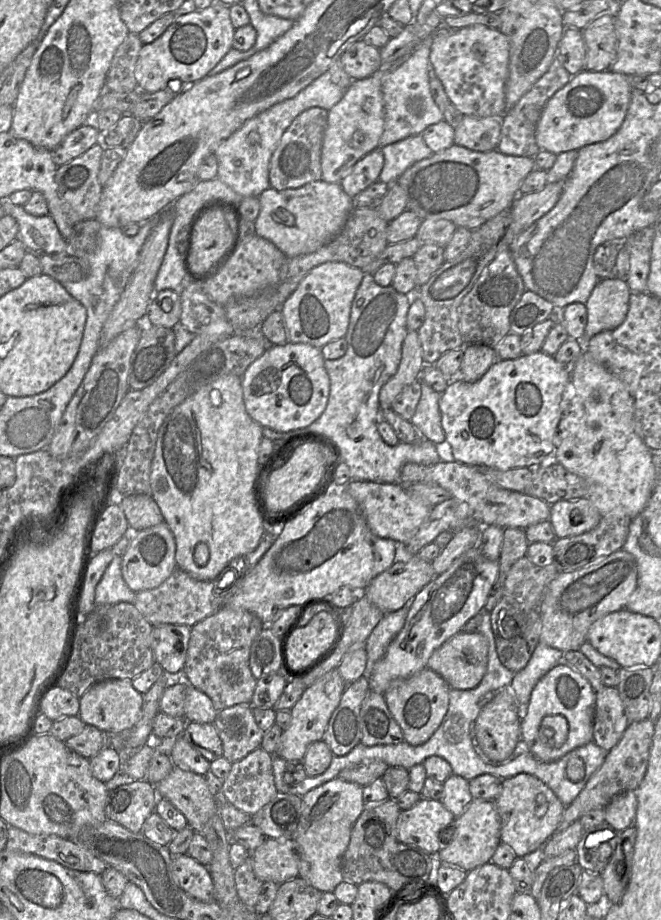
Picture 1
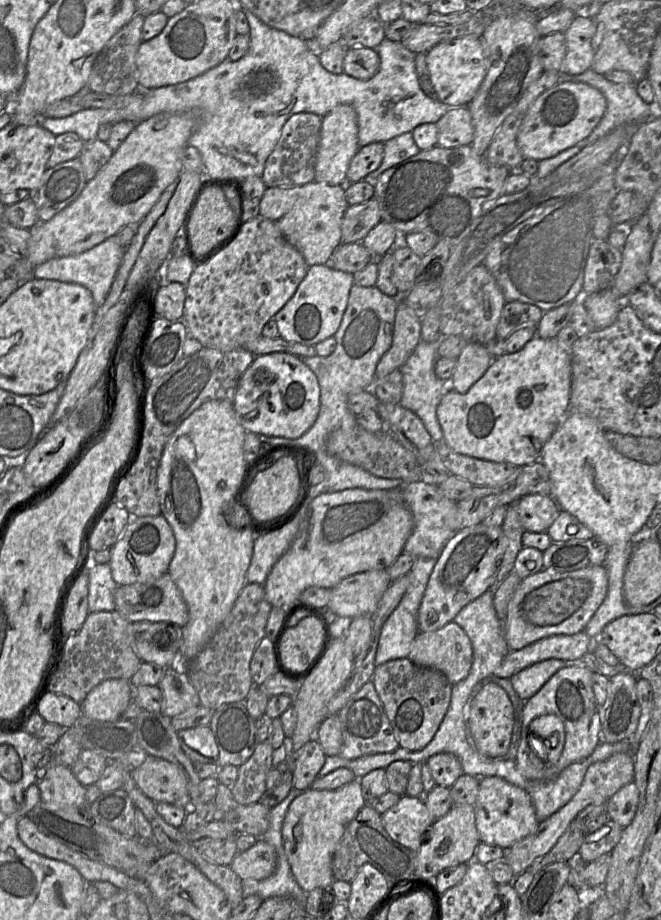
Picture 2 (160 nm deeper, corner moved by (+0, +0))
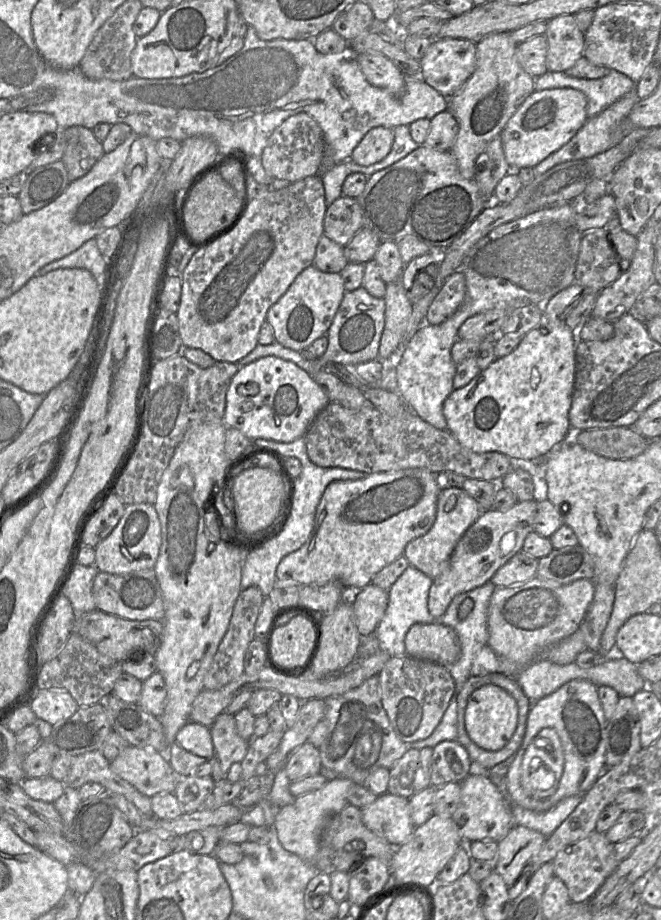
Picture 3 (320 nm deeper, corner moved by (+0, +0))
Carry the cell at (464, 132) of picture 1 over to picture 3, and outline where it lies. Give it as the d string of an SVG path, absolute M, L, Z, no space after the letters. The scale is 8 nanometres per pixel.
M448 111L441 112L430 120L426 140L420 146L439 151L450 151L458 133L458 123Z

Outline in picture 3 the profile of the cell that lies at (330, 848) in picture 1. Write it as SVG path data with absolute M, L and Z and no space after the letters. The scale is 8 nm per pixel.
M347 778L328 780L322 788L300 795L291 804L281 807L275 817L275 829L283 848L305 861L314 862L327 821L350 804L348 792L353 783Z

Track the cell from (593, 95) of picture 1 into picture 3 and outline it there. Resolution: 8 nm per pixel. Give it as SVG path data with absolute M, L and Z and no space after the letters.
M555 88L534 91L517 108L500 137L512 171L534 168L565 145L587 121L587 98L575 89Z

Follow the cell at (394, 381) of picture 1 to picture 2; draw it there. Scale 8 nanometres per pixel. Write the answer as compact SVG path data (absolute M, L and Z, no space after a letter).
M399 301L395 313L392 342L376 366L375 378L382 378L393 370L399 369L420 341L420 318L404 301Z

